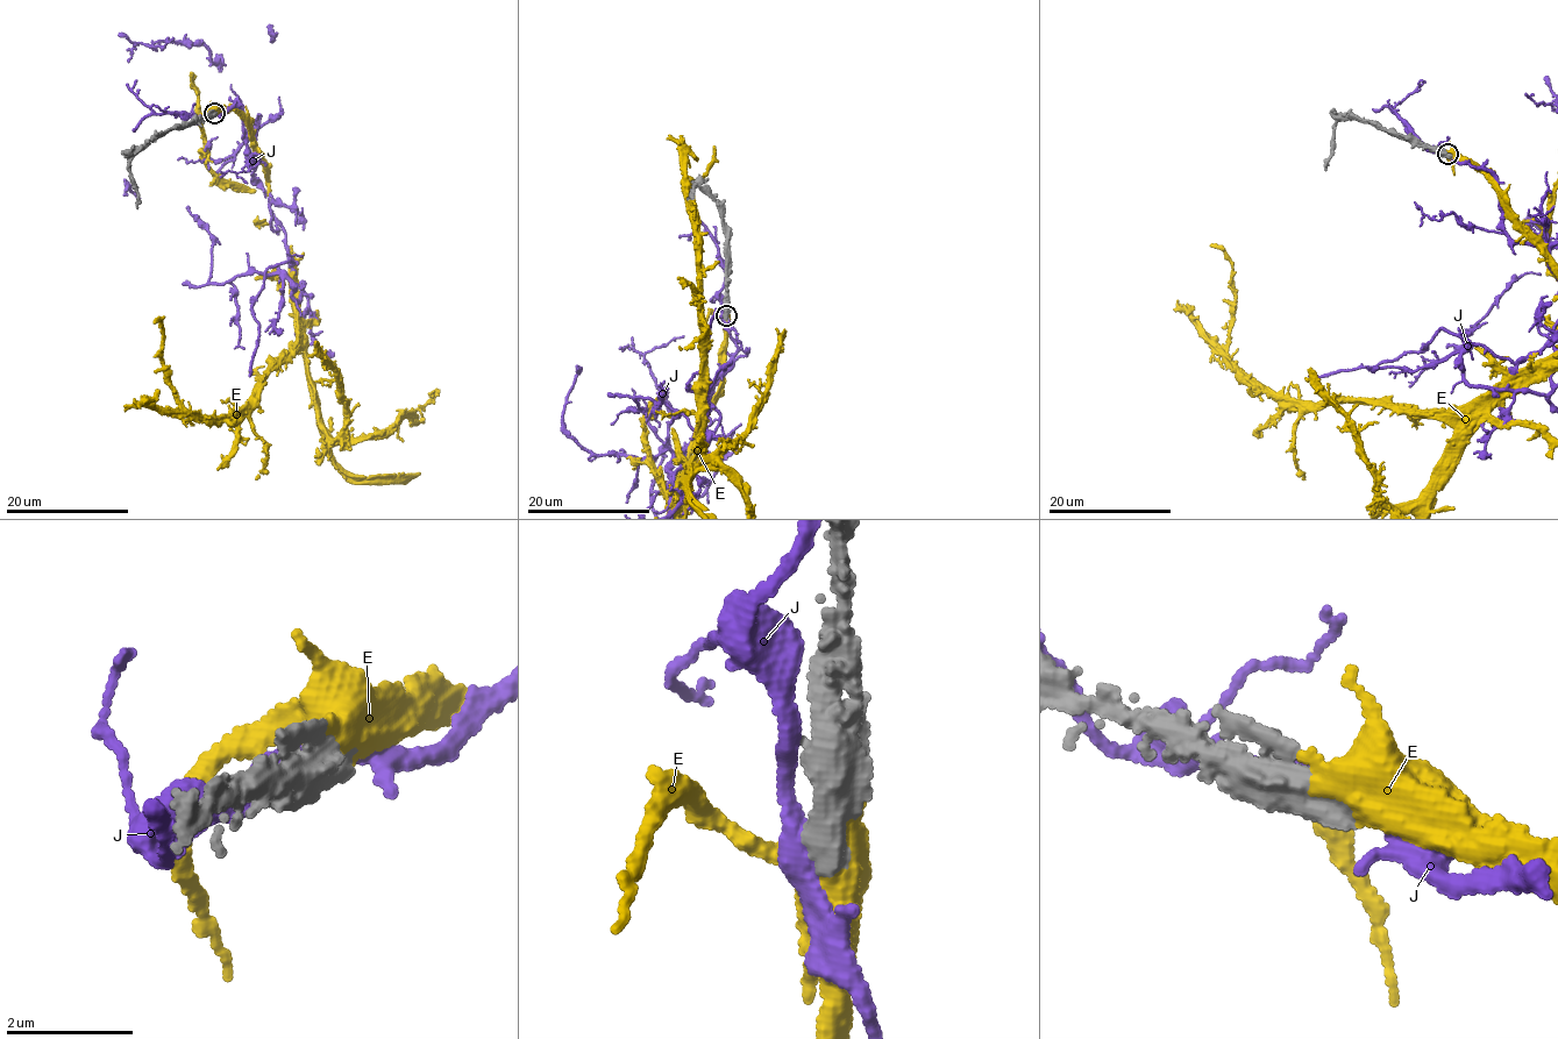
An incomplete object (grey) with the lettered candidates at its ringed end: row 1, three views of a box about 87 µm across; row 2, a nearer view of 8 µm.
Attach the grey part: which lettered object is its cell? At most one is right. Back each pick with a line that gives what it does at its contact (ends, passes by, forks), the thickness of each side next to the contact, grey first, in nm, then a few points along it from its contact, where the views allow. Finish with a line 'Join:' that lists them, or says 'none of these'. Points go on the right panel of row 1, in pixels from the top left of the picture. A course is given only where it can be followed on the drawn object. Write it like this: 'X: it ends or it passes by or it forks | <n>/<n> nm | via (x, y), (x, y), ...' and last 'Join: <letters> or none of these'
E: it passes by | 650/500 nm
Join: E

